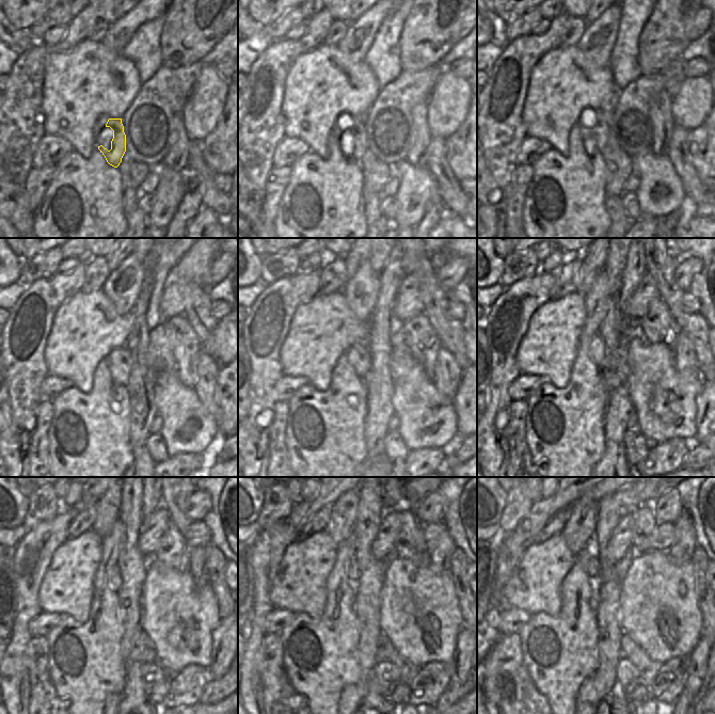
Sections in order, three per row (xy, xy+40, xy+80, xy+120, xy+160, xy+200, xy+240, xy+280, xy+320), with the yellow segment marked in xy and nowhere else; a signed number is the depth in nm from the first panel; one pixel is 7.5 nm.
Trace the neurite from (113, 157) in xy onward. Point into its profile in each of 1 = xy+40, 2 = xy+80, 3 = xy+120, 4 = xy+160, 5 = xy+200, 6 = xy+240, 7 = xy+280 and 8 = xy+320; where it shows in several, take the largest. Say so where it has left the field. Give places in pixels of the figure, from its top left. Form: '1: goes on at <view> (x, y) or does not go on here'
1: goes on at xy+40 (358, 128)
2: goes on at xy+80 (599, 131)
3: goes on at xy+120 (120, 360)
4: goes on at xy+160 (359, 356)
5: goes on at xy+200 (597, 349)
6: goes on at xy+240 (116, 580)
7: goes on at xy+280 (353, 573)
8: goes on at xy+320 (592, 565)

